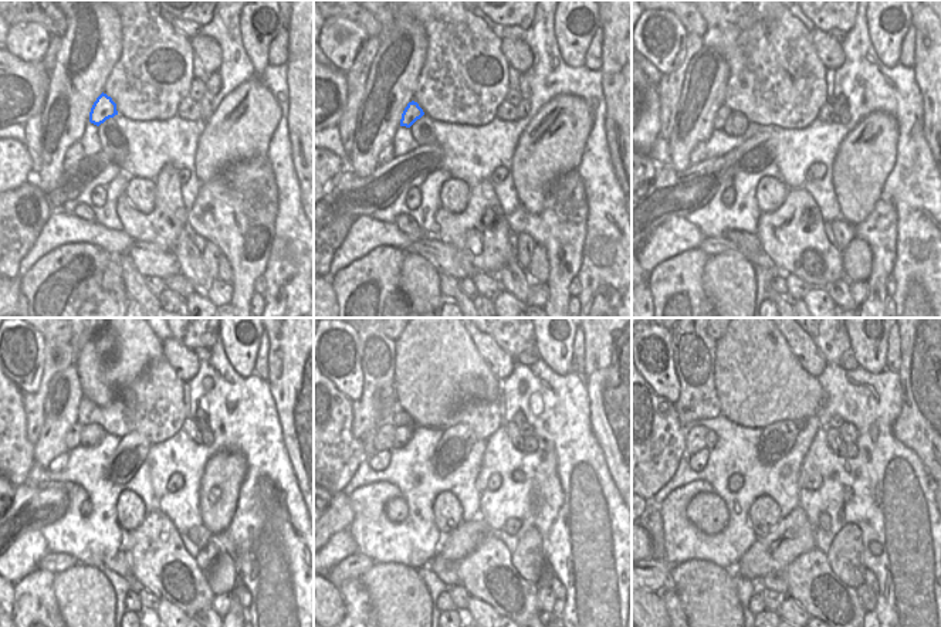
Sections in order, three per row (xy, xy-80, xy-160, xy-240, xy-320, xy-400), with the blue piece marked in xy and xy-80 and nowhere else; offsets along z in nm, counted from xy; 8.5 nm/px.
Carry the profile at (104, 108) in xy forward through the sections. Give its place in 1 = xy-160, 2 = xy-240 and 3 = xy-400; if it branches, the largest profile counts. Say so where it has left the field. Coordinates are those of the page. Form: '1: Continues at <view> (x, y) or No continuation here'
1: Continues at xy-160 (723, 114)
2: Continues at xy-240 (73, 434)
3: Continues at xy-400 (694, 434)

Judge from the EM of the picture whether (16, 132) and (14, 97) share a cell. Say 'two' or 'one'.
two

